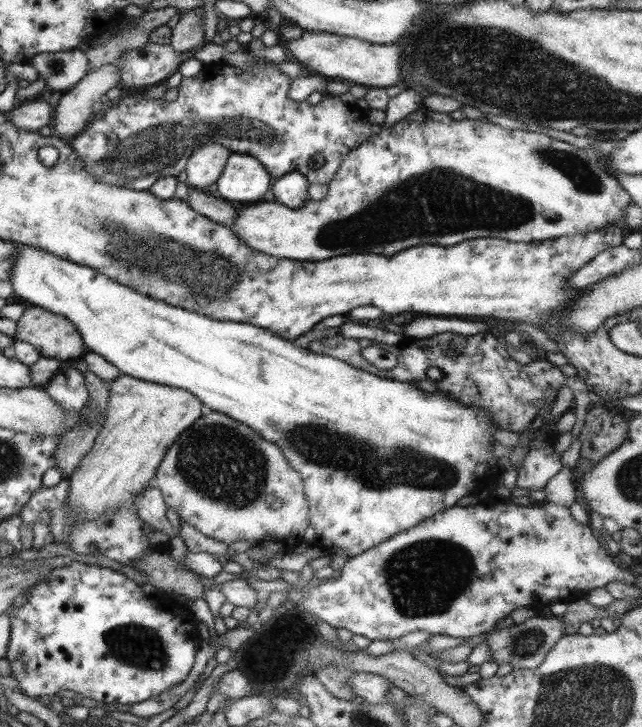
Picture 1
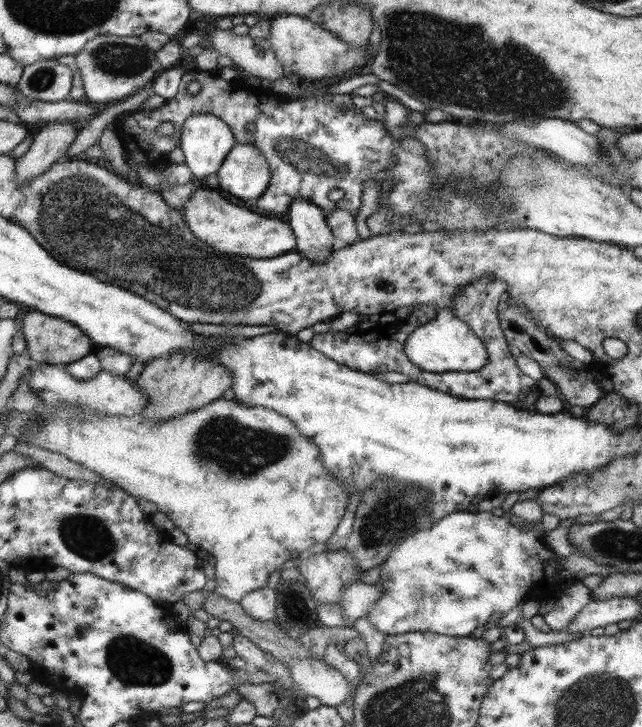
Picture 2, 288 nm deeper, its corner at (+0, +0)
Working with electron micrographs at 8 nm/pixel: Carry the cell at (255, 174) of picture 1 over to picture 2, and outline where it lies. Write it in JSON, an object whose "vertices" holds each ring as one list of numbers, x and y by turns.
{"vertices":[[235,144,217,170,219,190,231,198,259,198,269,188,271,170,263,152,249,144]]}

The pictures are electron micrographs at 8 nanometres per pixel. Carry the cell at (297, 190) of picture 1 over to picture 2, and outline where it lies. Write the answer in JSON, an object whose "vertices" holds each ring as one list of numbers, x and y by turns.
{"vertices":[[297,198,291,202,285,222,295,236,295,252,301,254,303,260,321,264,331,256,331,246,337,242,327,226,327,216,319,206]]}

